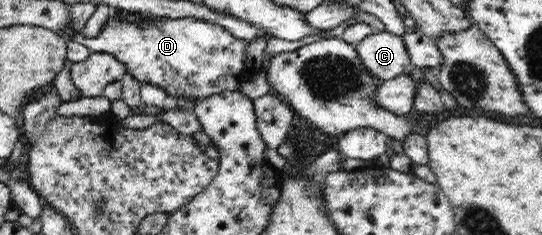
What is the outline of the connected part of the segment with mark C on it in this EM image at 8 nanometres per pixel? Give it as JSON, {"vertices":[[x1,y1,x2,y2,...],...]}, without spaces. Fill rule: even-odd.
{"vertices":[[389,31,374,32,372,35,366,36,355,45,355,51,357,51,357,57,359,57,359,61,363,63,363,67,367,69,367,72,381,81,403,75,403,70,408,65,412,66,407,49,405,49,405,43,403,43,403,37,394,35]]}

